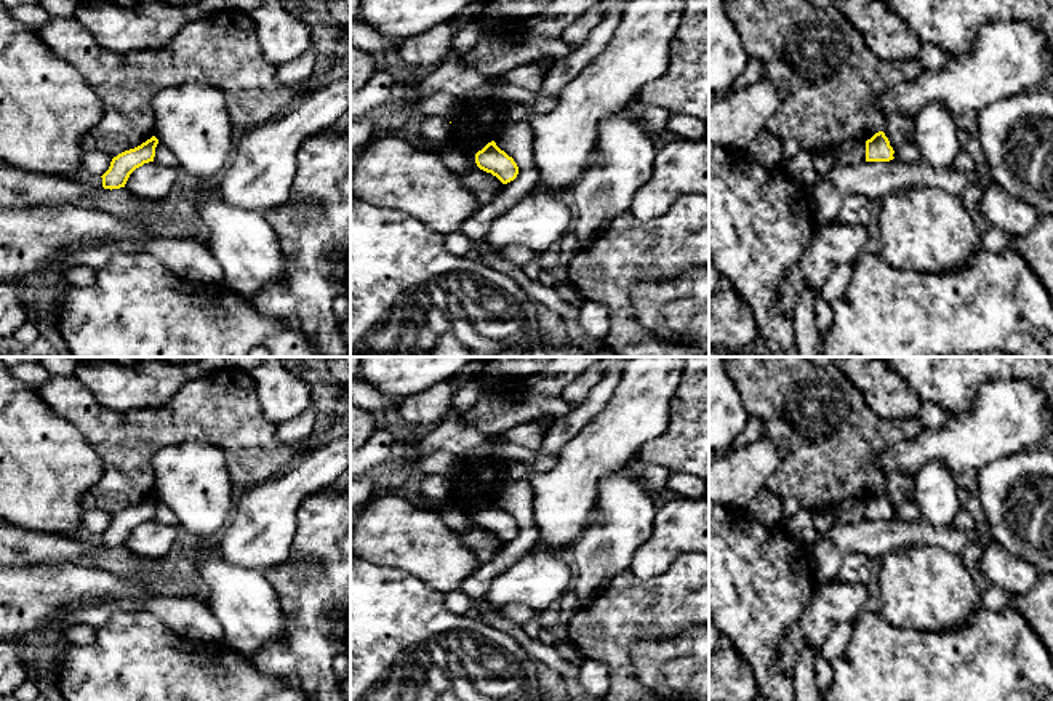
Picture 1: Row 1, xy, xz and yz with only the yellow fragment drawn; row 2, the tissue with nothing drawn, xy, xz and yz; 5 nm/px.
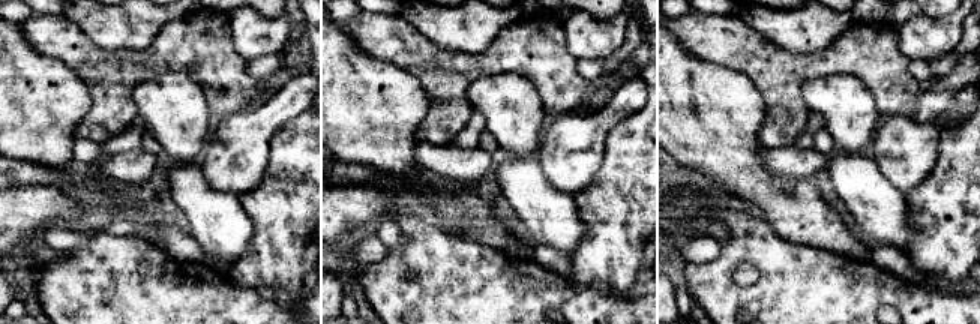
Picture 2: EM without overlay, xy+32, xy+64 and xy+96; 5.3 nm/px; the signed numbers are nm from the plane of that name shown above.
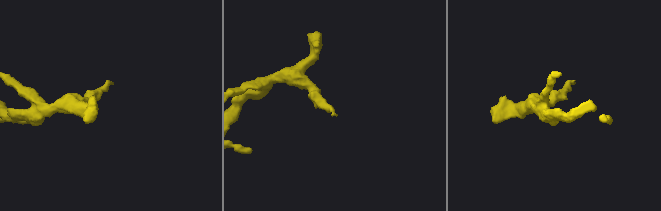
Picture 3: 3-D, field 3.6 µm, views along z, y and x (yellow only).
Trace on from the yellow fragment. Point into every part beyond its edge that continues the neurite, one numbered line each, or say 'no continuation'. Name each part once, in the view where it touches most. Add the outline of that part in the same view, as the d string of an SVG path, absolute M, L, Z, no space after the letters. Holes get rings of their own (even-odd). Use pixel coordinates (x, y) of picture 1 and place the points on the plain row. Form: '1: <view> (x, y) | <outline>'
no continuation

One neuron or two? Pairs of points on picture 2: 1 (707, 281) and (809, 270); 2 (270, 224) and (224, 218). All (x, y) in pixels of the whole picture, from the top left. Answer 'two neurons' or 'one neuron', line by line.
1: one neuron
2: two neurons

